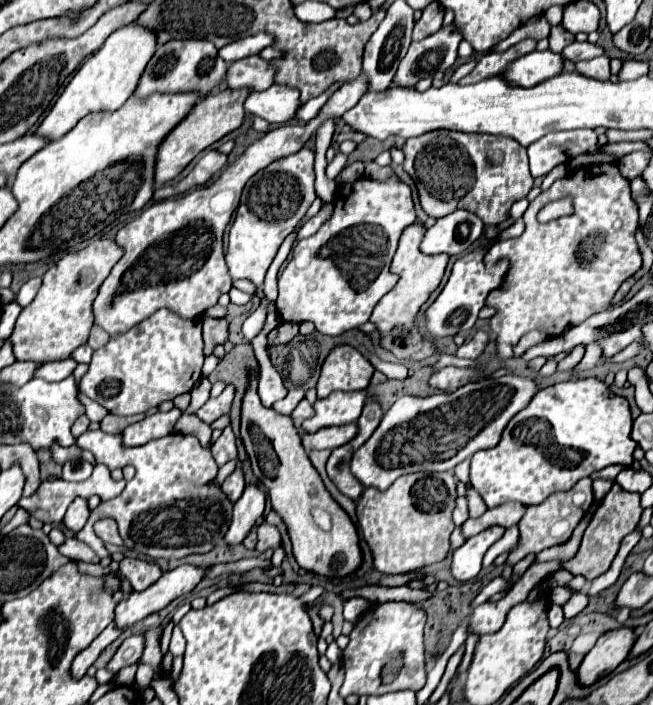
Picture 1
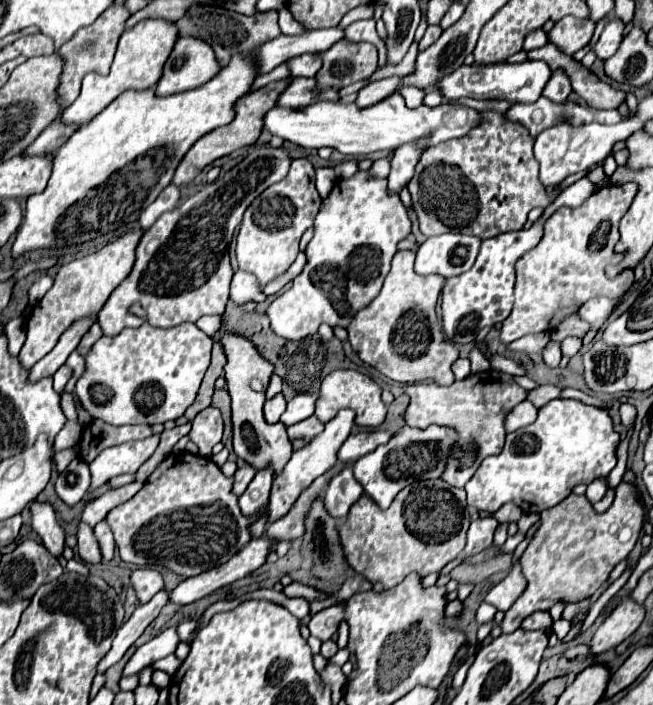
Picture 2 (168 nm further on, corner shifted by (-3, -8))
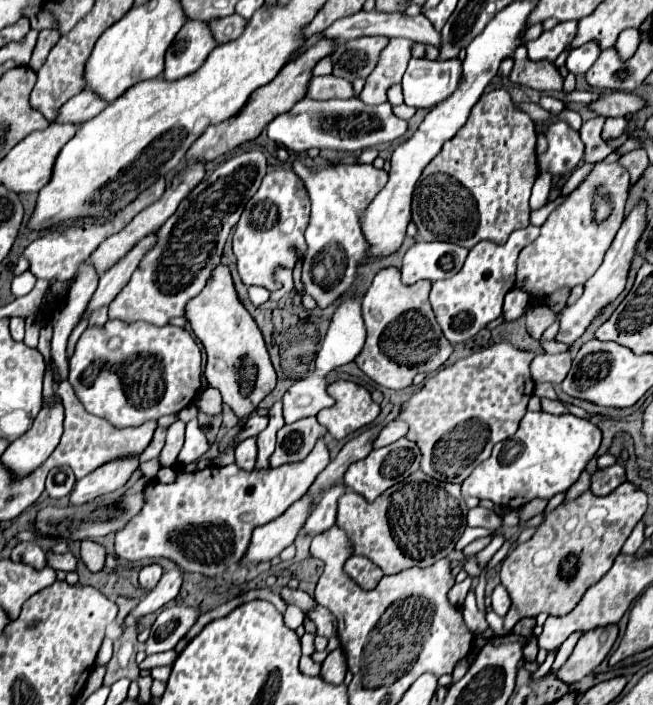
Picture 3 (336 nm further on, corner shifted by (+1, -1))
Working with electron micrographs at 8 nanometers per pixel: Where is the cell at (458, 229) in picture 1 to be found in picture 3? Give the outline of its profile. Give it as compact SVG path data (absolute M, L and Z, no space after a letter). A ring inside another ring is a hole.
M415 243L403 257L401 281L405 285L413 285L421 279L431 283L449 279L463 267L467 257L467 249L451 243Z

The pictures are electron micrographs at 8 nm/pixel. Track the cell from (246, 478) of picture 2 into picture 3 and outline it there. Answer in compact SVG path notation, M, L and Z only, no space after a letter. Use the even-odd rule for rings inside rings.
M251 437L247 441L243 441L239 445L239 449L235 449L237 455L235 455L235 463L241 467L241 469L251 469L255 467L255 461L257 461L257 439Z

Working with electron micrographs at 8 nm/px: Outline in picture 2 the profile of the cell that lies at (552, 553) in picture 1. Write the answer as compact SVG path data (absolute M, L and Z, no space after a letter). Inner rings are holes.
M519 560L513 564L509 576L505 576L497 586L493 586L487 596L485 602L493 604L497 610L509 610L511 604L523 594L523 590L527 588L527 580L521 574L521 566Z

